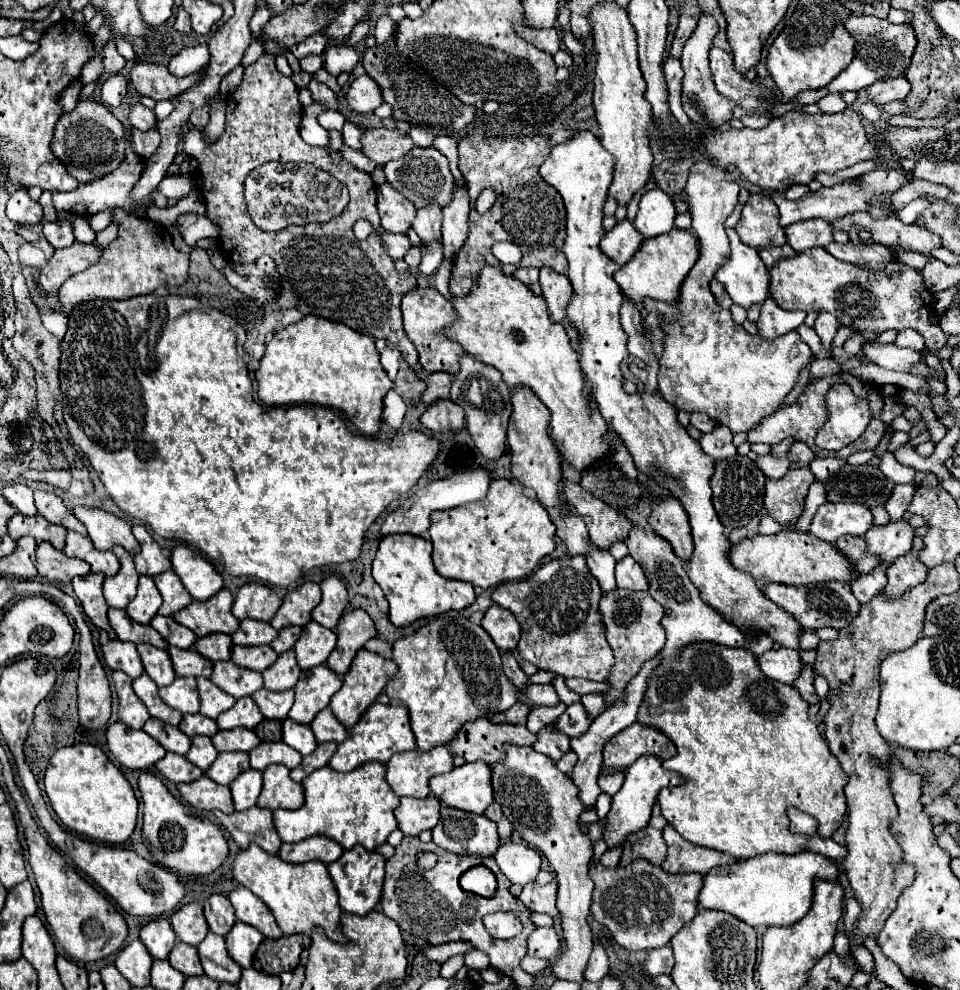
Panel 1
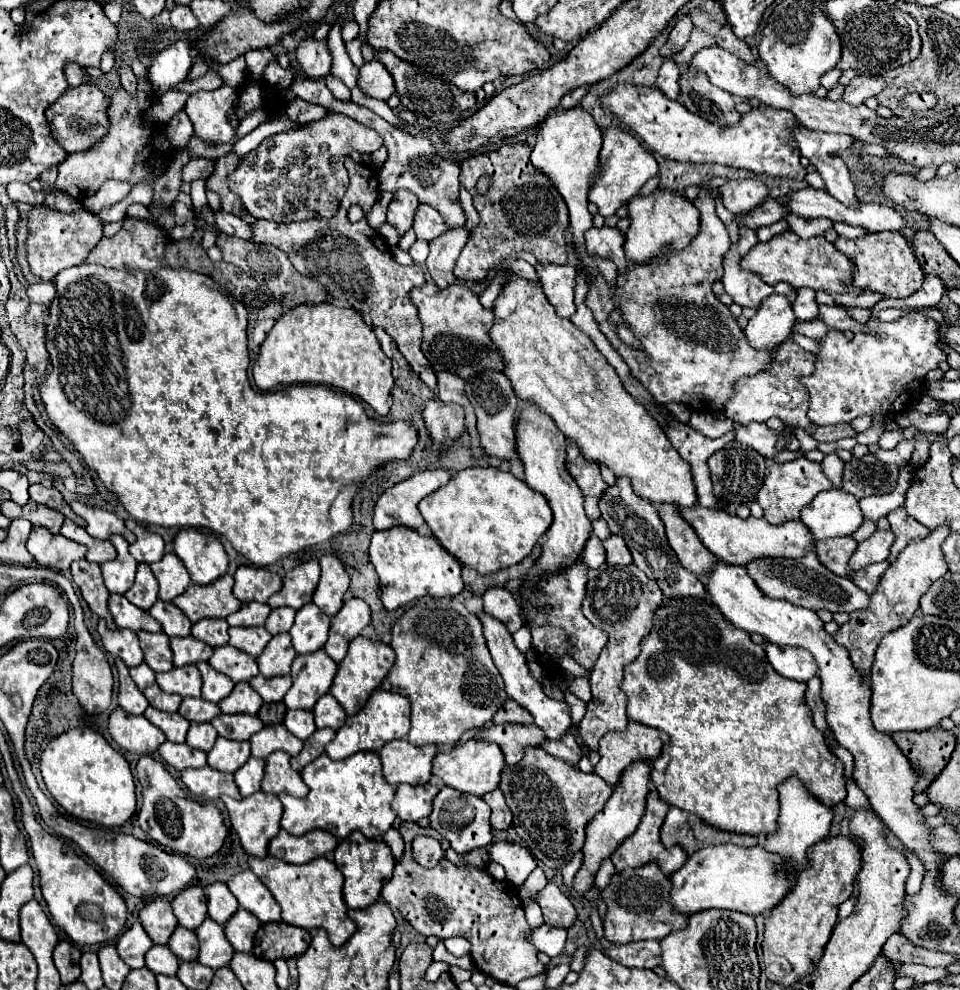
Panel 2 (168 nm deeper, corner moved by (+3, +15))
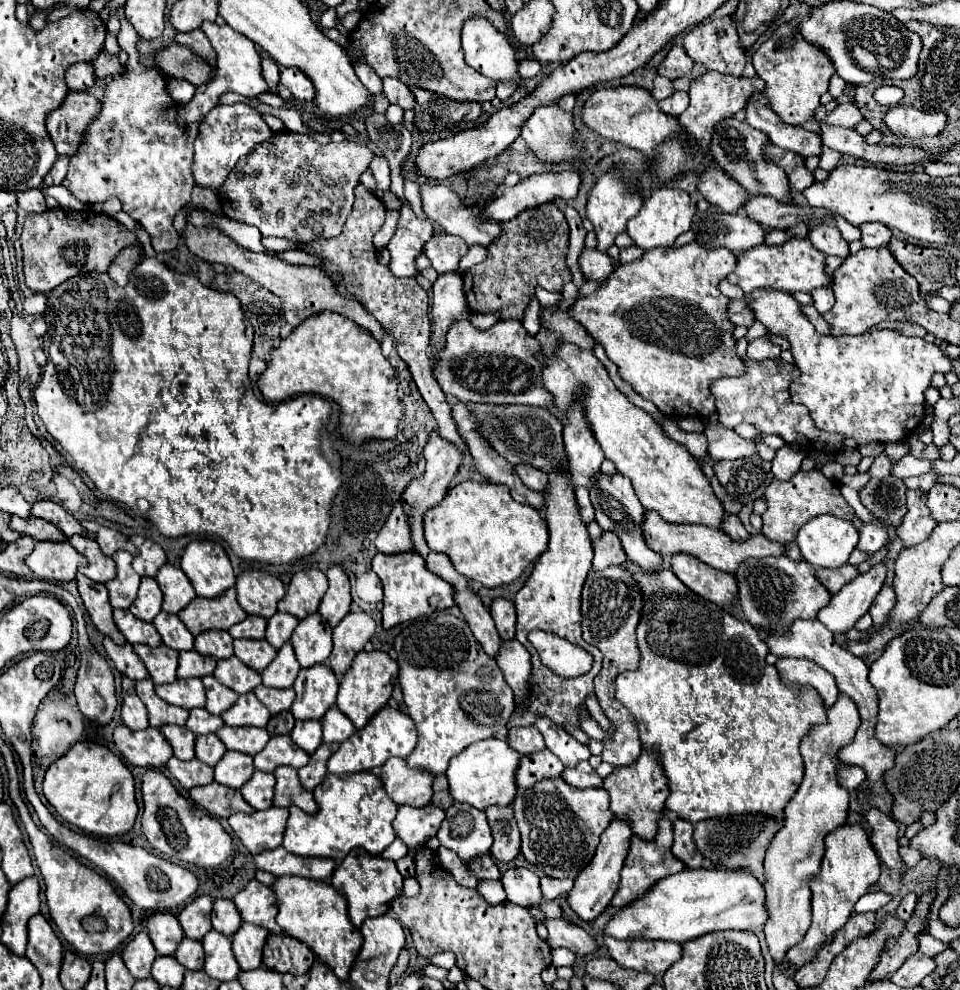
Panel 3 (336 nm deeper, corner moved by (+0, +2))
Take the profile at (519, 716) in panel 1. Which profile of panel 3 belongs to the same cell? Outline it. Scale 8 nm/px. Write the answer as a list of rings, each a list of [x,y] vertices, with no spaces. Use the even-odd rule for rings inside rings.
[[[525,726],[525,728],[515,728],[509,732],[507,736],[509,744],[513,750],[517,750],[519,754],[527,756],[533,752],[539,752],[545,748],[545,740],[541,736],[541,732],[535,726]]]

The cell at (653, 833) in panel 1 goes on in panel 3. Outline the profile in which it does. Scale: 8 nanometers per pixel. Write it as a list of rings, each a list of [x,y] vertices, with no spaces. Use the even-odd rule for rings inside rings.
[[[663,816],[661,822],[659,822],[659,832],[655,836],[655,842],[647,842],[647,840],[641,840],[639,836],[633,836],[631,838],[631,844],[629,844],[629,852],[627,852],[627,858],[625,858],[625,864],[623,864],[623,870],[621,870],[621,882],[619,882],[619,888],[611,900],[611,906],[615,908],[623,908],[627,906],[629,902],[633,902],[639,894],[647,892],[653,884],[657,884],[661,878],[667,878],[671,874],[677,874],[681,870],[685,870],[685,864],[679,862],[673,854],[671,854],[671,844],[673,844],[673,830],[671,830],[671,820],[669,816]]]

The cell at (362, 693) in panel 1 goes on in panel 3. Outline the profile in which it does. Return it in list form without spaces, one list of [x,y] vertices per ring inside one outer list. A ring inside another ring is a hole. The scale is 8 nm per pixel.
[[[359,652],[353,660],[353,666],[349,672],[343,676],[339,684],[339,694],[337,694],[337,708],[355,724],[355,728],[363,728],[367,720],[379,712],[383,706],[387,706],[387,700],[393,694],[393,686],[397,680],[399,666],[395,660],[389,658],[387,652]]]

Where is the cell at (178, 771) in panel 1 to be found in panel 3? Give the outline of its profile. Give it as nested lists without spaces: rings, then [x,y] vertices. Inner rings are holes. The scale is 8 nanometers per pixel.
[[[173,756],[167,762],[167,768],[179,780],[179,784],[185,790],[209,784],[213,780],[213,768],[207,766],[207,764],[203,764],[203,762],[199,762],[197,758],[193,758],[189,762],[183,762],[183,760],[179,760],[179,758]]]

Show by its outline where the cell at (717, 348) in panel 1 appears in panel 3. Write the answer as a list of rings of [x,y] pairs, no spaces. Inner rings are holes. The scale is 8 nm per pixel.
[[[697,242],[683,248],[655,248],[643,254],[641,260],[619,264],[609,280],[591,296],[579,298],[571,308],[571,316],[599,342],[609,360],[617,364],[619,374],[633,386],[637,394],[651,400],[665,416],[707,418],[715,412],[715,400],[709,392],[711,382],[725,376],[745,374],[745,364],[735,354],[733,328],[727,318],[729,298],[719,292],[719,282],[735,268],[735,254],[727,248],[705,250]]]

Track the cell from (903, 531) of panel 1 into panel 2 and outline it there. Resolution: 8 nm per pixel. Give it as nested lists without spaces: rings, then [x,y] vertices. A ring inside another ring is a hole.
[[[876,529],[872,537],[864,539],[864,541],[858,545],[858,549],[856,549],[856,553],[852,555],[852,559],[850,559],[850,573],[848,573],[848,577],[850,577],[854,571],[864,569],[864,567],[870,565],[870,563],[886,561],[888,555],[890,555],[890,545],[894,543],[894,537],[896,537],[896,535],[894,535],[892,529],[886,529],[886,531]]]

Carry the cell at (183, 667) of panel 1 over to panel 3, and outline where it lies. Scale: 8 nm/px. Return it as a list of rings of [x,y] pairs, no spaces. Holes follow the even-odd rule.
[[[195,650],[189,652],[179,652],[179,668],[177,668],[177,678],[193,678],[193,676],[207,676],[213,674],[217,666],[217,660],[211,656],[203,656]]]

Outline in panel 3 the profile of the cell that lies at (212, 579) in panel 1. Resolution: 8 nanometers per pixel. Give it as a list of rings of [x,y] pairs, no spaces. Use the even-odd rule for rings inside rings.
[[[191,542],[181,558],[181,568],[191,580],[197,596],[215,598],[235,586],[235,574],[225,548],[215,542]]]

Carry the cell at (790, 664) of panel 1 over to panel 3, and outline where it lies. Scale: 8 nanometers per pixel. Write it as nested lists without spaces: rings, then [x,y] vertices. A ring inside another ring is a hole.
[[[781,658],[775,666],[779,668],[781,678],[789,686],[797,686],[797,688],[813,686],[817,690],[817,694],[821,696],[825,708],[835,704],[835,700],[839,696],[835,680],[827,670],[823,670],[821,666],[815,666],[815,662],[811,662],[807,658],[799,658],[799,660],[797,658]]]

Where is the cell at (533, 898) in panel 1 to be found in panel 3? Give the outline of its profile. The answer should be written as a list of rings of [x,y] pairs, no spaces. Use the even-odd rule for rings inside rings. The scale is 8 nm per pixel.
[[[563,918],[559,920],[549,920],[547,924],[549,930],[549,938],[547,944],[551,948],[569,948],[571,952],[575,952],[577,956],[587,956],[587,954],[595,954],[599,950],[595,938],[591,938],[583,928],[565,922]]]

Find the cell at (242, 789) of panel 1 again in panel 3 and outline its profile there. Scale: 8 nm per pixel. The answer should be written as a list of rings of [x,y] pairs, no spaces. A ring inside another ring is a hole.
[[[255,770],[249,782],[245,782],[245,786],[241,788],[241,794],[255,810],[265,810],[273,806],[273,788],[275,788],[275,776]]]

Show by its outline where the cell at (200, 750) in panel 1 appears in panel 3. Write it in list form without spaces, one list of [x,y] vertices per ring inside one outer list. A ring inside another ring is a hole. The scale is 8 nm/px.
[[[207,734],[207,736],[197,736],[197,744],[195,744],[195,756],[197,760],[215,766],[223,754],[227,752],[227,748],[223,746],[223,742],[215,736],[215,734]]]

